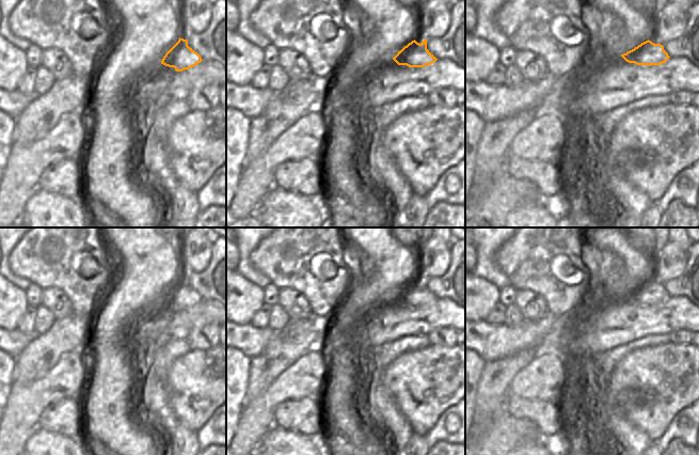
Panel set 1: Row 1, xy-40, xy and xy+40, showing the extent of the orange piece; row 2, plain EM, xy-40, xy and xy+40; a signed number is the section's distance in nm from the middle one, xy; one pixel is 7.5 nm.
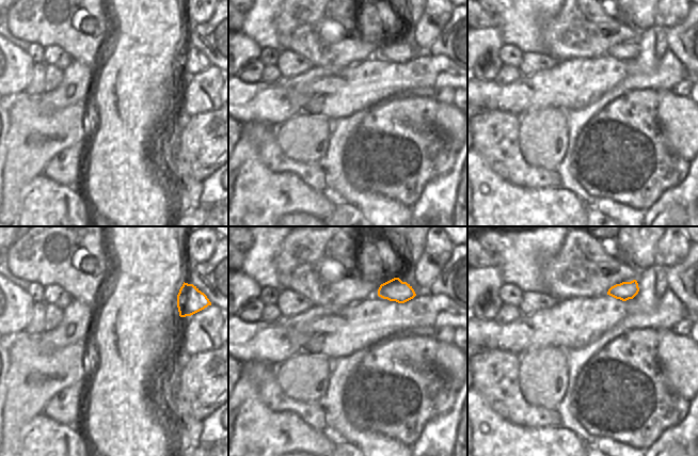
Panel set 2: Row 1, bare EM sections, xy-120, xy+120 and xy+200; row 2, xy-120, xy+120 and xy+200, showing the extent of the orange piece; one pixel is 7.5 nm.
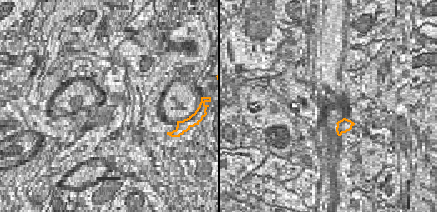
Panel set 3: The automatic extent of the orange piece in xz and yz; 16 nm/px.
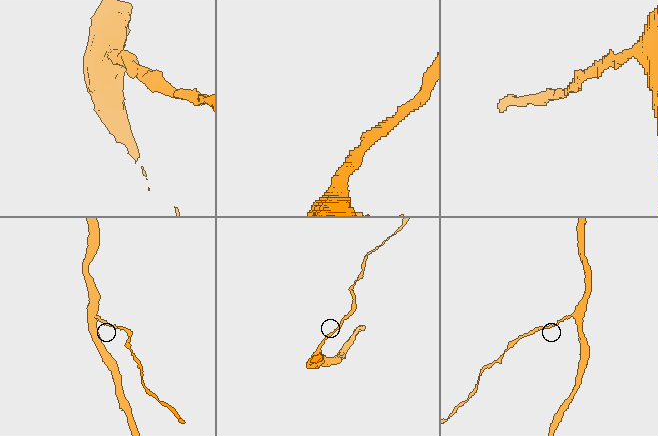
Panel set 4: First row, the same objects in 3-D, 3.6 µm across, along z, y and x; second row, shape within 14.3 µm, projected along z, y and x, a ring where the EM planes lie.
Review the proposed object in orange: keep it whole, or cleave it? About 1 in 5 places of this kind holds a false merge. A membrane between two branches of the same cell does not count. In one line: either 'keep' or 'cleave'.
keep

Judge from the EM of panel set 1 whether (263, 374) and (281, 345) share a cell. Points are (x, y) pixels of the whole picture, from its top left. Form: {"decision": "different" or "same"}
{"decision": "same"}

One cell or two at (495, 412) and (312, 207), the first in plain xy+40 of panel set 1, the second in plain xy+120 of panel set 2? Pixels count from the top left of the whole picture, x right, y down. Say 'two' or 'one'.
one

